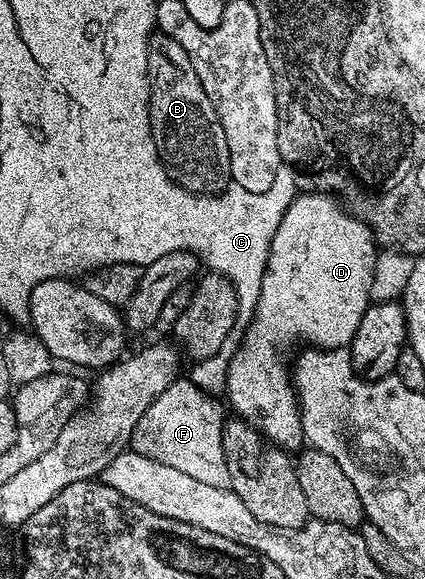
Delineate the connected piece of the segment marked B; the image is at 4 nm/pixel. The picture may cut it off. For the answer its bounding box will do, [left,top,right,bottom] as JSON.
[149,31,231,195]

